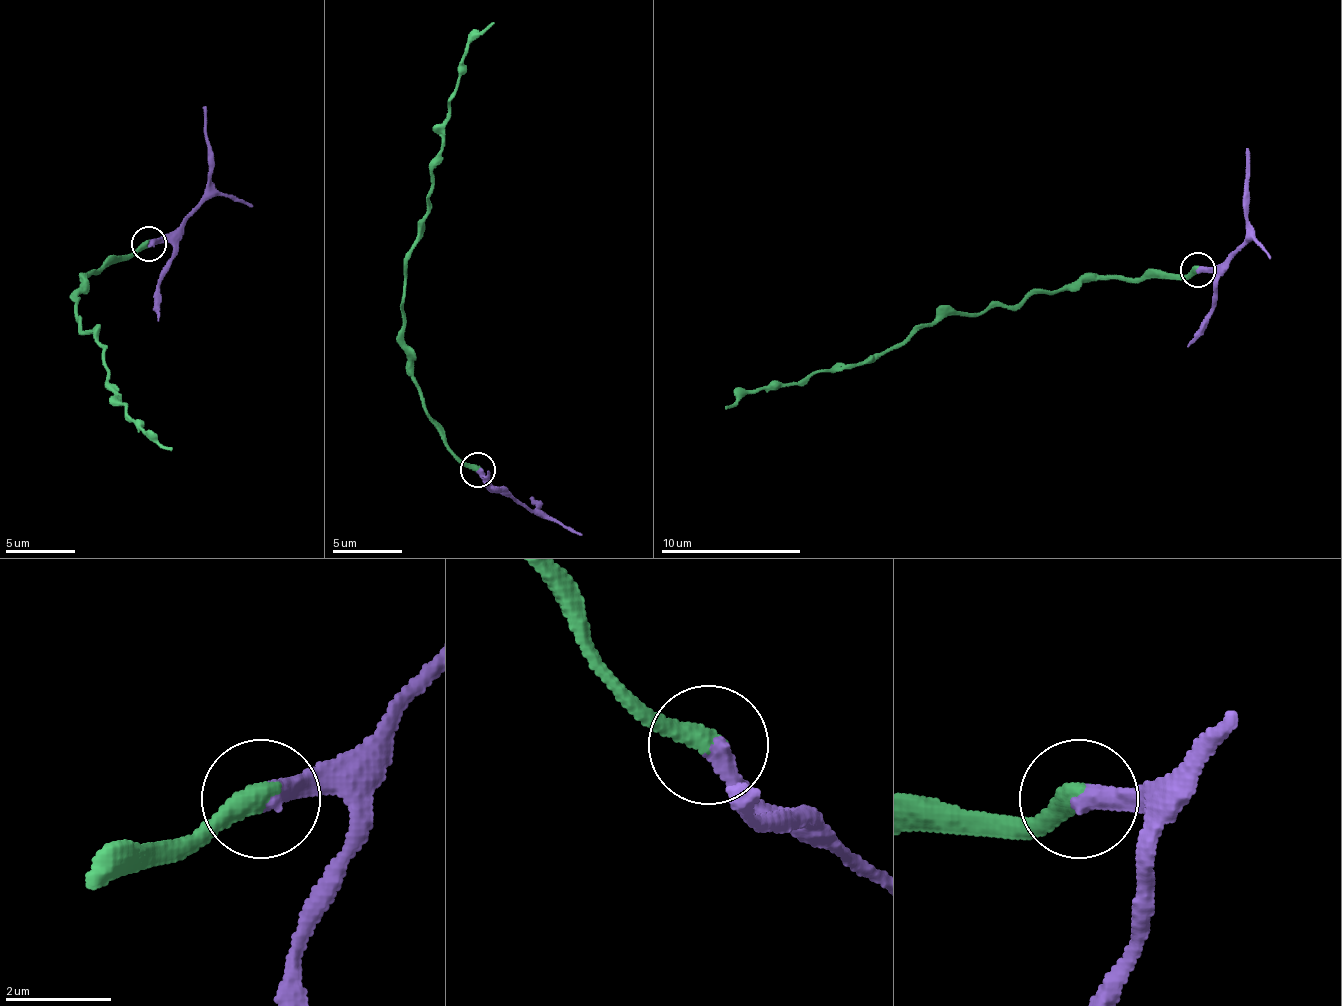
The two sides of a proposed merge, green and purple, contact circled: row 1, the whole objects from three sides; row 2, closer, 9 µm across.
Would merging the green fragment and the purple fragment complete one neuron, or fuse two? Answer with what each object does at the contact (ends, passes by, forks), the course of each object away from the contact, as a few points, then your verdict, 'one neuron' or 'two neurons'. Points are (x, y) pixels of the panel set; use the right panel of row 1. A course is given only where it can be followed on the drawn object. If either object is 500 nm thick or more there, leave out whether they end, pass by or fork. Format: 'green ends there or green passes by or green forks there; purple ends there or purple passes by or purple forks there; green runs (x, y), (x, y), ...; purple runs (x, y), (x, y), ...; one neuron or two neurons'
green ends there; purple ends there; green runs (1198, 270), (1078, 278), (1032, 291), (1015, 305), (938, 314), (862, 362), (813, 370), (726, 409); purple runs (1198, 270), (1216, 266), (1245, 237), (1248, 147); one neuron

